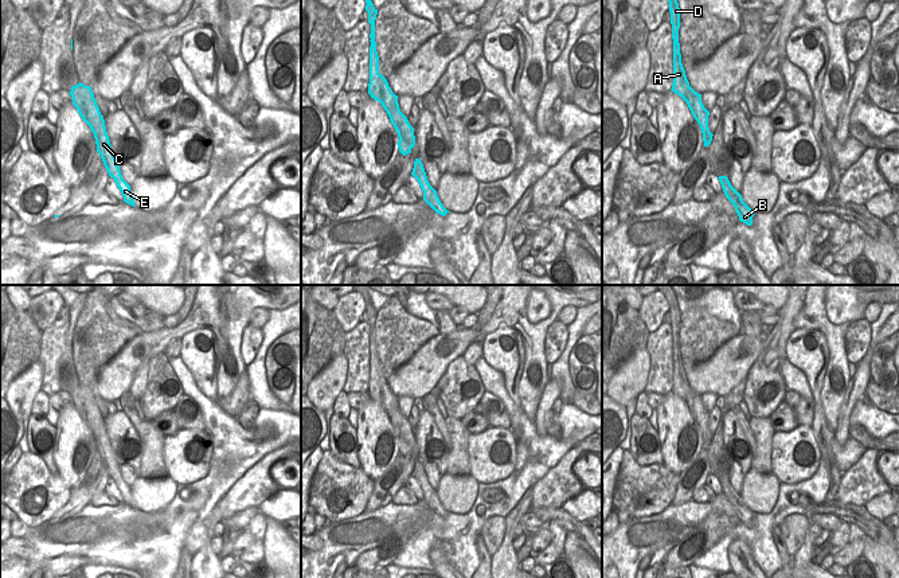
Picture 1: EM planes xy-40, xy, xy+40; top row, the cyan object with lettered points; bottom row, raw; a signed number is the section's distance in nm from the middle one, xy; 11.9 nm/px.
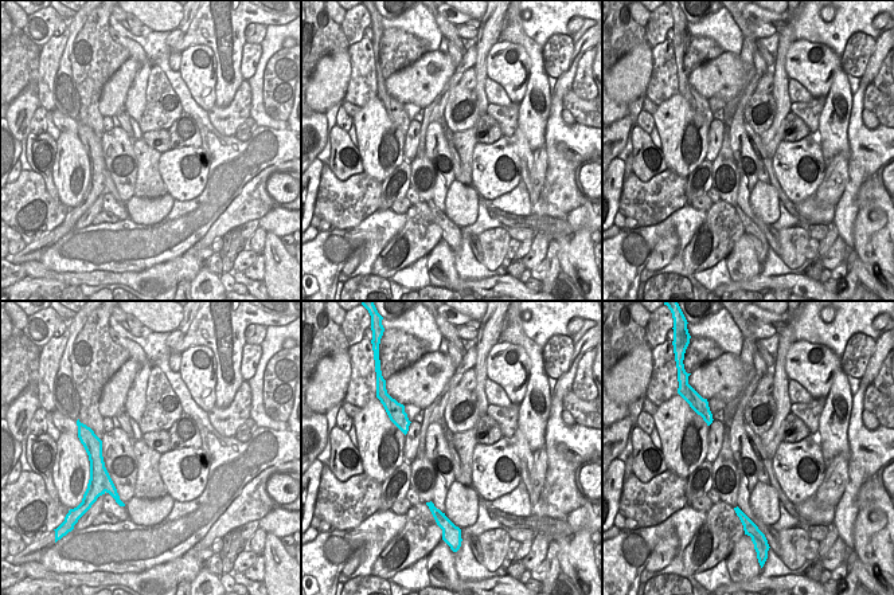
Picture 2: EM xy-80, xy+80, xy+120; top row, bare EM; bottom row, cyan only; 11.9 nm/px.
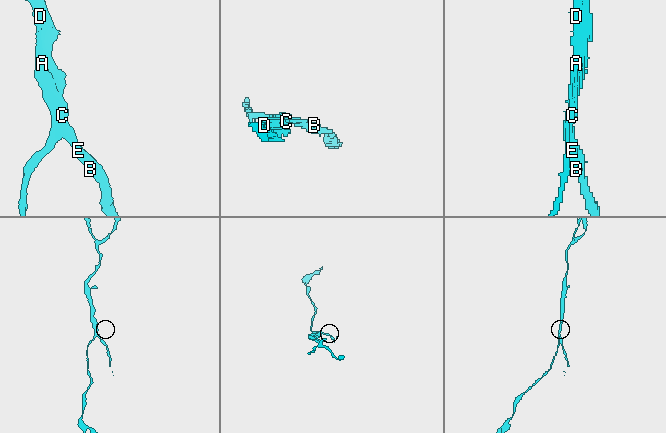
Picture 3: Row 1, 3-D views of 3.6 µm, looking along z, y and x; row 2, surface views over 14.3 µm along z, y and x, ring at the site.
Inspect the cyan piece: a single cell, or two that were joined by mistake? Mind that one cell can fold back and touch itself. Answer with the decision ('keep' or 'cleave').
cleave

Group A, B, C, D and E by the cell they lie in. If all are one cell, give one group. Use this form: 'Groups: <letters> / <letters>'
Groups: A D / B C E.

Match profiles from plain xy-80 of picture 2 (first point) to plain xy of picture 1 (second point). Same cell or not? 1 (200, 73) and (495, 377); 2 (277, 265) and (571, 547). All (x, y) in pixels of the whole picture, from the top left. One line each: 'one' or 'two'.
1: two
2: one

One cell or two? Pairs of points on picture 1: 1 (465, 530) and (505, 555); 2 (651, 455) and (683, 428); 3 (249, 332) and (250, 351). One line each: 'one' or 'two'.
1: two
2: two
3: one

